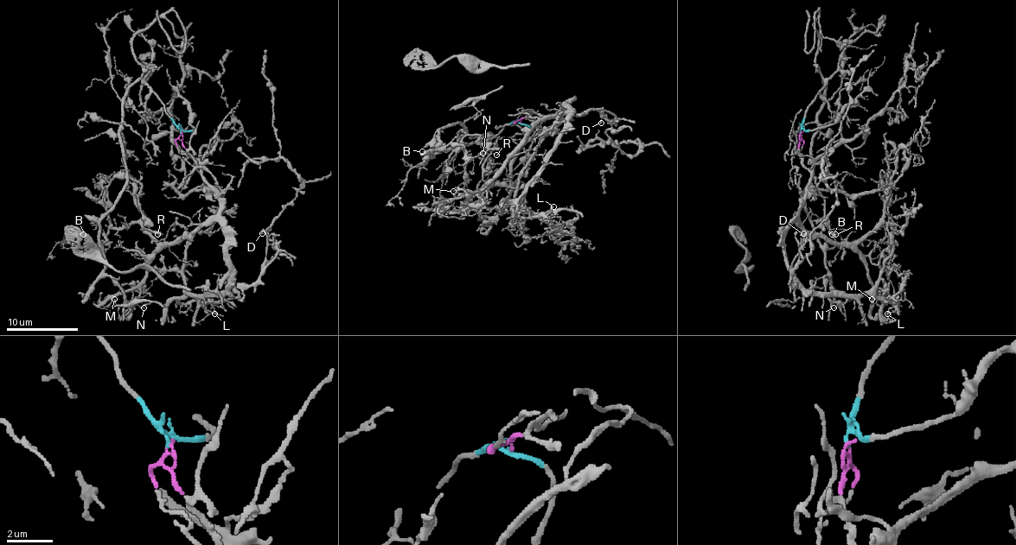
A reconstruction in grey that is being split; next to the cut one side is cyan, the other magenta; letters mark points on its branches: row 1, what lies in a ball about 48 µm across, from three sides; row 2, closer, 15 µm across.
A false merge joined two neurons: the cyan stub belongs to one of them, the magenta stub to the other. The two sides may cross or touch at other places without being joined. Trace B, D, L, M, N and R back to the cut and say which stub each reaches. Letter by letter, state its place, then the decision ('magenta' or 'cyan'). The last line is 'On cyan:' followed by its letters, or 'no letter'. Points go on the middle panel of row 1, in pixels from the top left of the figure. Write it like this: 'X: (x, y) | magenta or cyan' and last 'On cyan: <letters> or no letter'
B: (422, 151) | cyan
D: (601, 123) | magenta
L: (553, 206) | magenta
M: (453, 191) | magenta
N: (482, 153) | cyan
R: (496, 155) | cyan
On cyan: B, N, R

